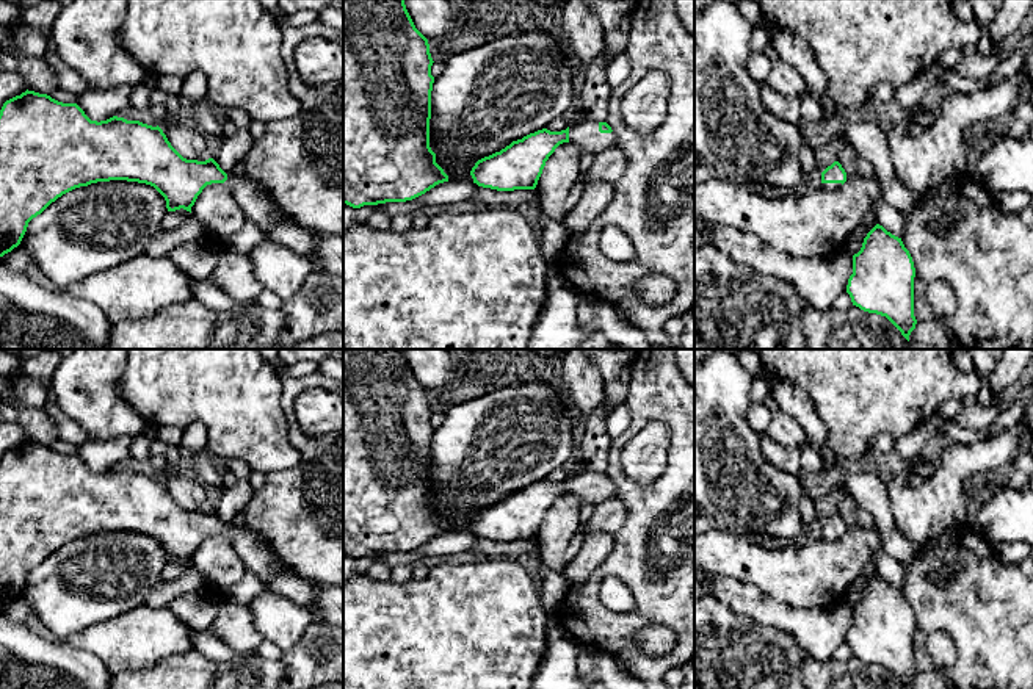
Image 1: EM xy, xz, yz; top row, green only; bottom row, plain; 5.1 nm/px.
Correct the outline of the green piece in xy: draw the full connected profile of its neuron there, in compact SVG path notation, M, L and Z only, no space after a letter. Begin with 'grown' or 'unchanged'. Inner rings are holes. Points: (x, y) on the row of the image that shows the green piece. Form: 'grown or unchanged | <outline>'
grown | M27 89L6 100L0 110L0 257L20 244L28 222L58 197L110 180L150 185L165 197L168 211L183 208L190 213L207 185L224 183L246 219L254 221L266 235L277 222L293 221L249 177L227 175L213 158L183 158L158 125L118 116L91 121L77 103L63 103Z

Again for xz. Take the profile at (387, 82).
unchanged | M343 0L343 204L406 202L448 182L430 147L433 63L404 0Z

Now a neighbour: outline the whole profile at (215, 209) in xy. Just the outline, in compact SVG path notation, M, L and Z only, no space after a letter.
M224 183L207 185L191 207L191 215L207 229L202 241L218 247L246 221L246 215Z

